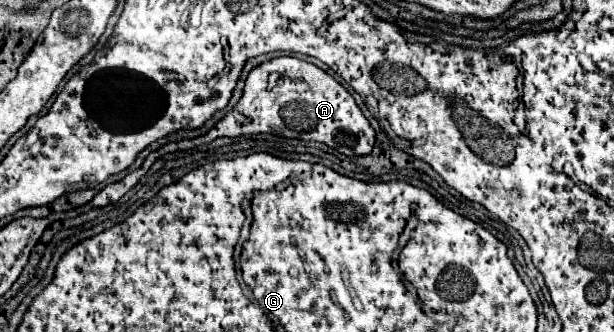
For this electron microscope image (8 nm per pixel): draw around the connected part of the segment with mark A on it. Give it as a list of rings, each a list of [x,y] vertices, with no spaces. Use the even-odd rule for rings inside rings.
[[[282,56],[254,68],[246,78],[242,100],[232,112],[216,124],[206,136],[210,142],[220,136],[252,136],[252,134],[282,134],[286,138],[314,140],[330,146],[344,156],[368,156],[376,142],[376,132],[354,102],[352,94],[338,84],[326,70],[312,62]],[[270,72],[280,74],[274,88],[270,88]]]

